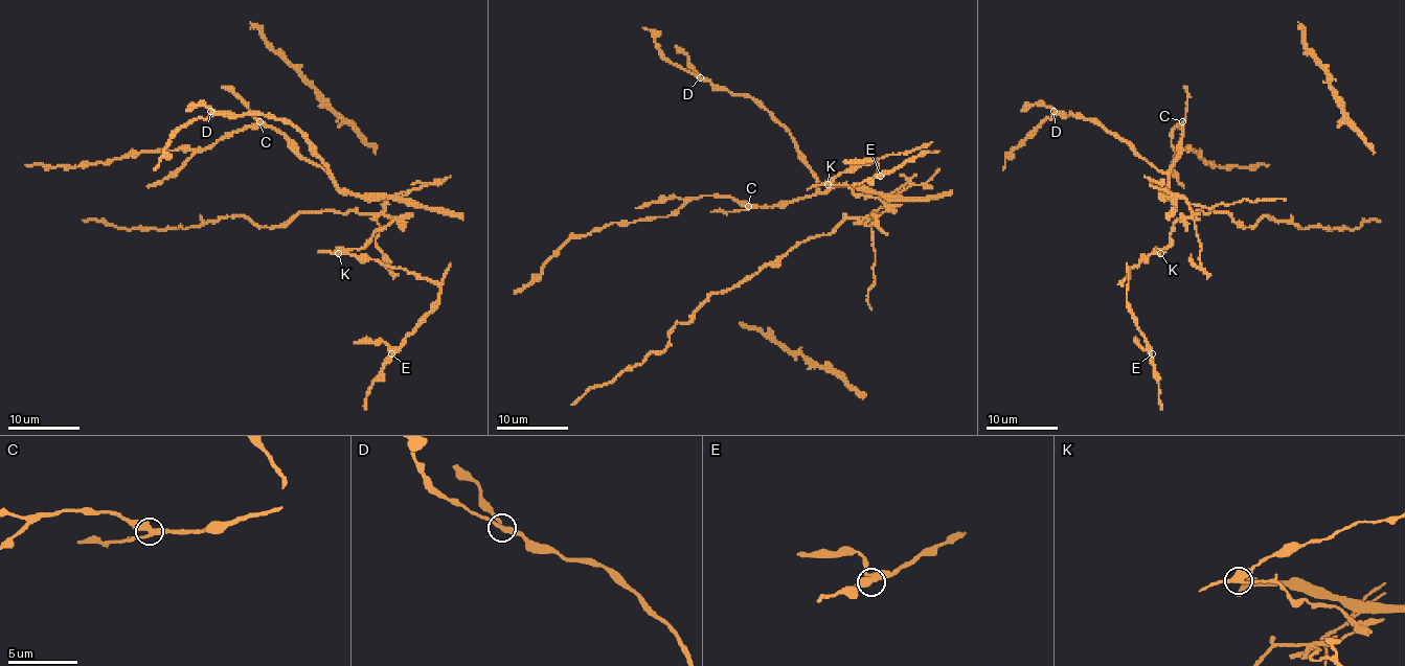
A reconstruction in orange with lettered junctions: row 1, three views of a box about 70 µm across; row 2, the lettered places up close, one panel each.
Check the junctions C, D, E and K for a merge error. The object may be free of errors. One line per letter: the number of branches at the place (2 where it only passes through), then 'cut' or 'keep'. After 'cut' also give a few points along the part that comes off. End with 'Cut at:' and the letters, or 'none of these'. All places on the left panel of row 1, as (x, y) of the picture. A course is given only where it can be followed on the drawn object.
C: 3 | keep
D: 3 | keep
E: 3 | keep
K: 3 | cut | (338, 254), (361, 249), (397, 216), (302, 211), (277, 225), (225, 216), (185, 229), (82, 220)
Cut at: K

